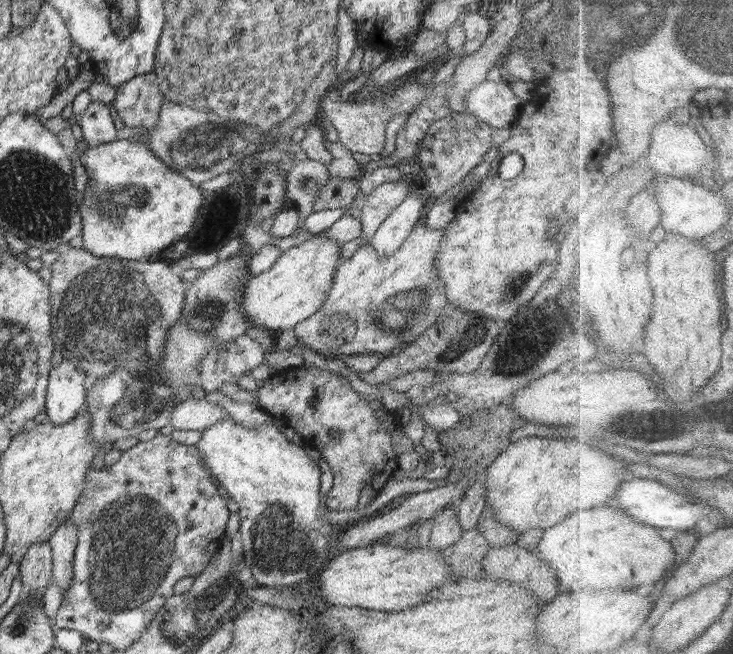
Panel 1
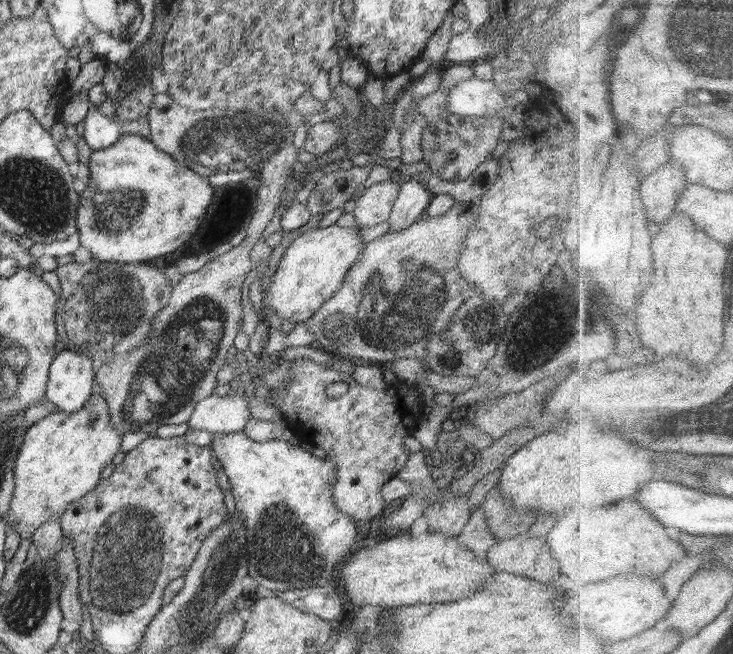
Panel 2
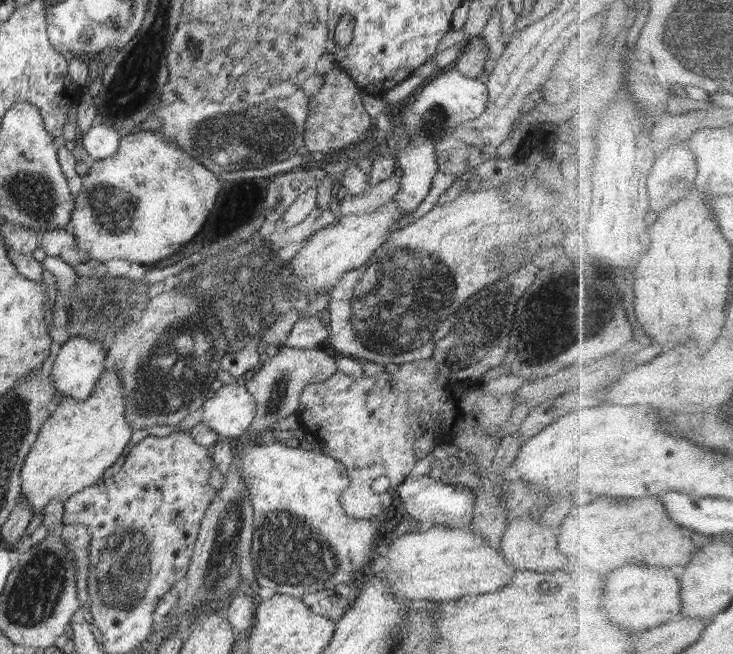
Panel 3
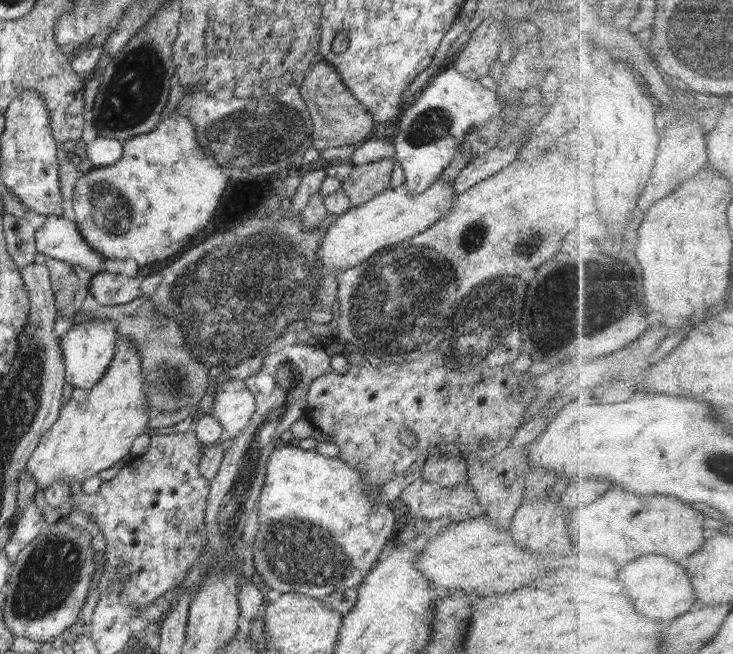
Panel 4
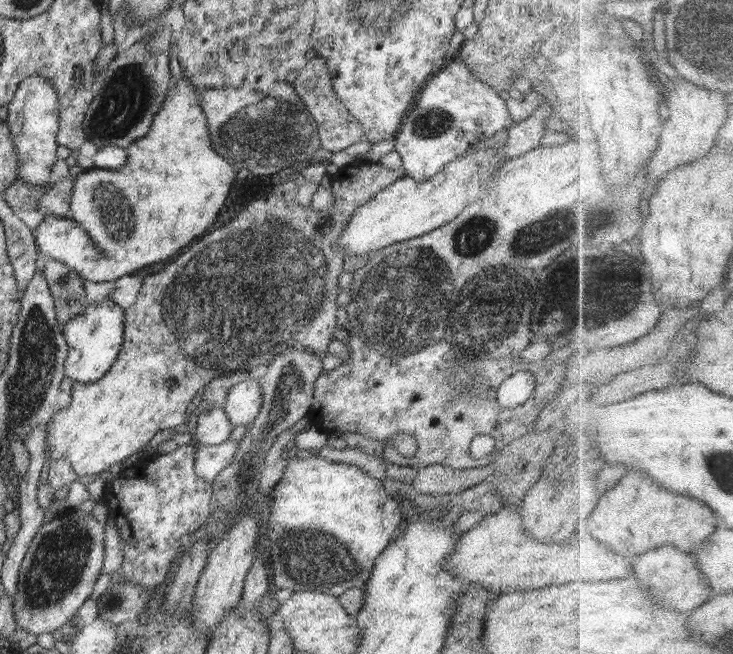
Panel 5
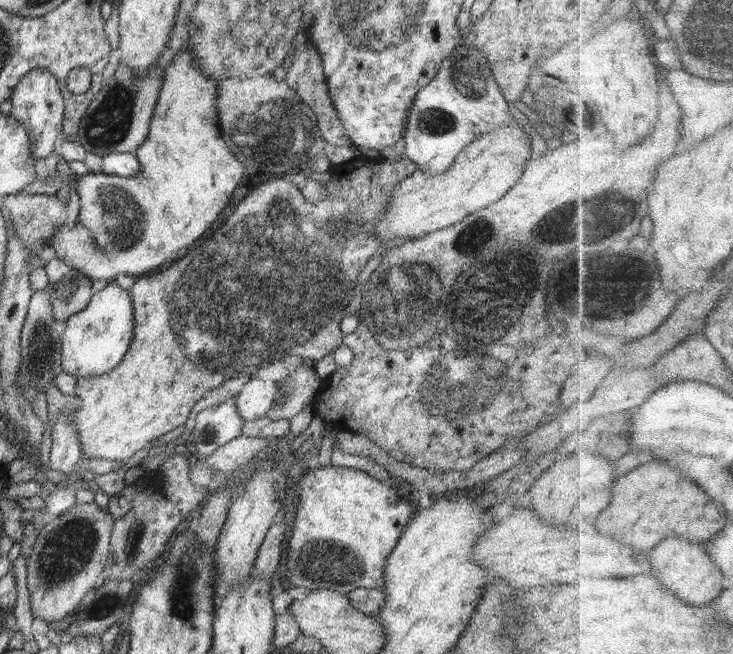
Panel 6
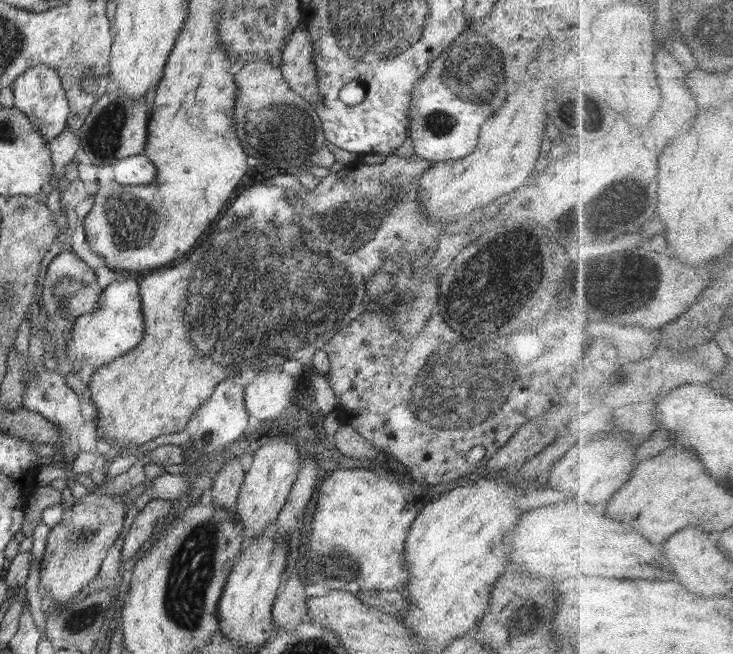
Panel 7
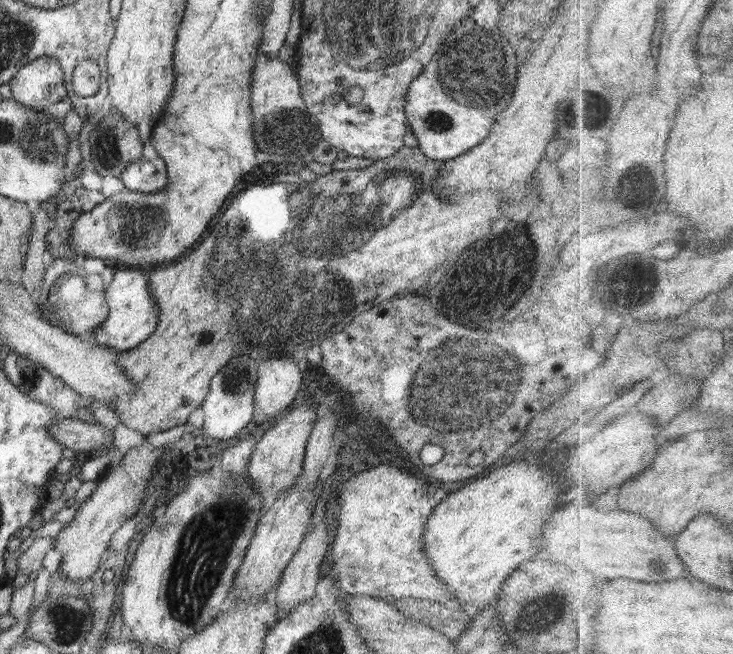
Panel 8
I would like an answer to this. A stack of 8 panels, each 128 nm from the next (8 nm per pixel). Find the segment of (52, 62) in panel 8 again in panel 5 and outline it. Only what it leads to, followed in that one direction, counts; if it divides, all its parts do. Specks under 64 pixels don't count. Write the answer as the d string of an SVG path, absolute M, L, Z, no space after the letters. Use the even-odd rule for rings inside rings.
M30 76L19 83L14 99L7 104L6 122L12 132L18 157L18 179L31 186L47 186L52 183L52 166L58 160L56 148L59 132L59 97L48 79Z

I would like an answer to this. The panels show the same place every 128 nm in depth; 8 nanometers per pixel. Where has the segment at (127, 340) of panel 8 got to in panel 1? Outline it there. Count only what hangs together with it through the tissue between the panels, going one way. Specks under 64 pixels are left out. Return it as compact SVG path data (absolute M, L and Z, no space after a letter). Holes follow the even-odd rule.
M56 360L50 369L47 384L45 398L47 420L60 425L80 414L87 405L84 380L86 373L78 369L75 362Z

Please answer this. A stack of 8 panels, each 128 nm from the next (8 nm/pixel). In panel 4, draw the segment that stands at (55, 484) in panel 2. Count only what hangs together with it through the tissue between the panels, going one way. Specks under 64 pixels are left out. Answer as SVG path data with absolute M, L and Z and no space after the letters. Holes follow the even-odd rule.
M128 337L119 338L114 348L114 358L104 376L91 389L73 388L70 399L60 408L57 421L42 435L30 455L26 471L30 473L30 477L36 479L36 488L41 487L42 490L46 490L46 487L52 485L54 481L64 480L68 481L68 484L74 480L84 482L91 476L98 475L101 470L112 468L119 460L128 460L134 440L145 433L150 417L152 418L153 415L146 406L144 375L142 375L138 347L132 345Z

